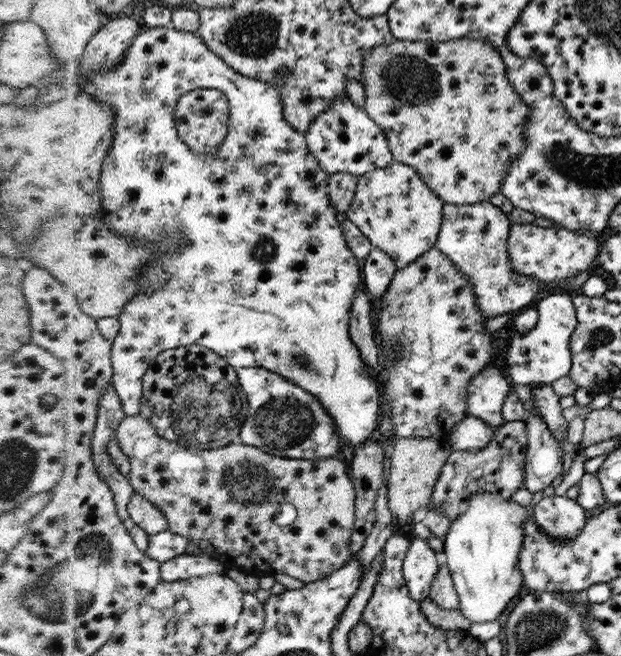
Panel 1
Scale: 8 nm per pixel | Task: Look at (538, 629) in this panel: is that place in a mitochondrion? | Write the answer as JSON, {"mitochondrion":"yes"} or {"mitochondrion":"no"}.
{"mitochondrion":"yes"}

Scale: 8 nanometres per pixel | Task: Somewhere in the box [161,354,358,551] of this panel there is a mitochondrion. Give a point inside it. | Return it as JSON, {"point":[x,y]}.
{"point":[209,413]}

